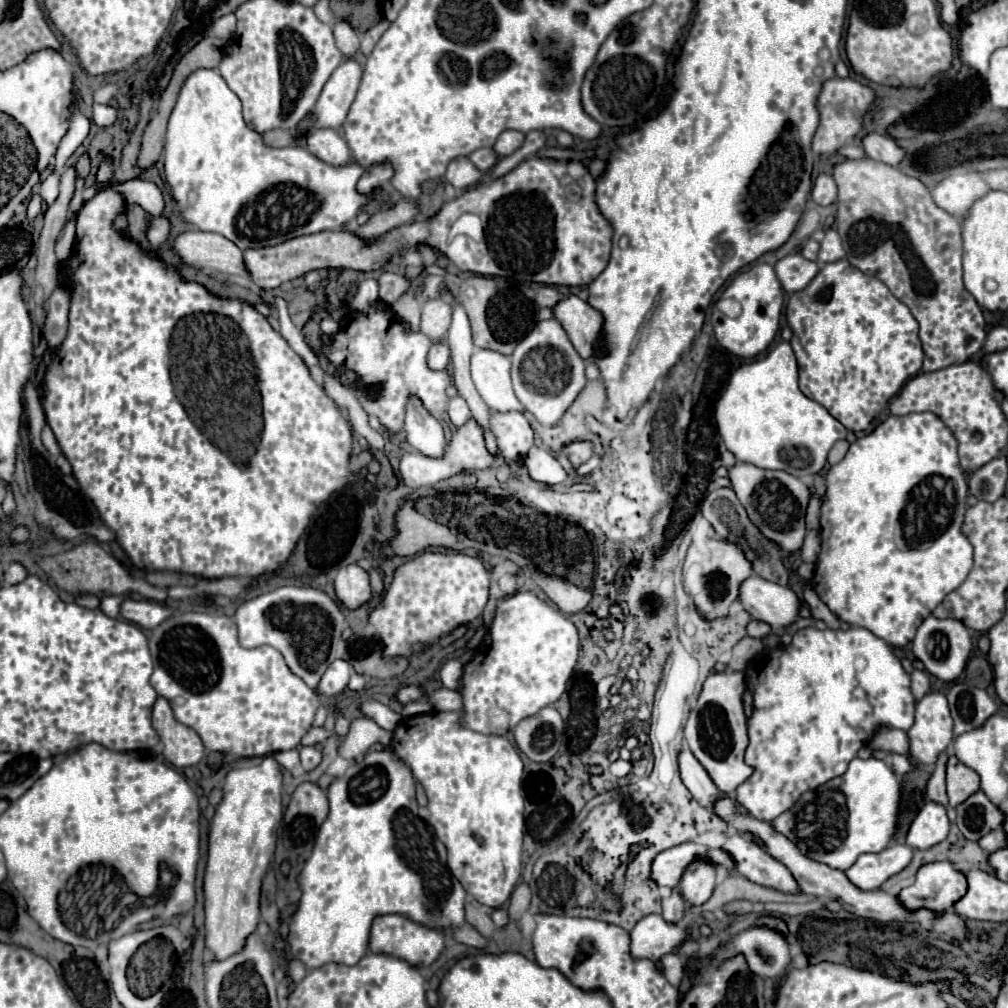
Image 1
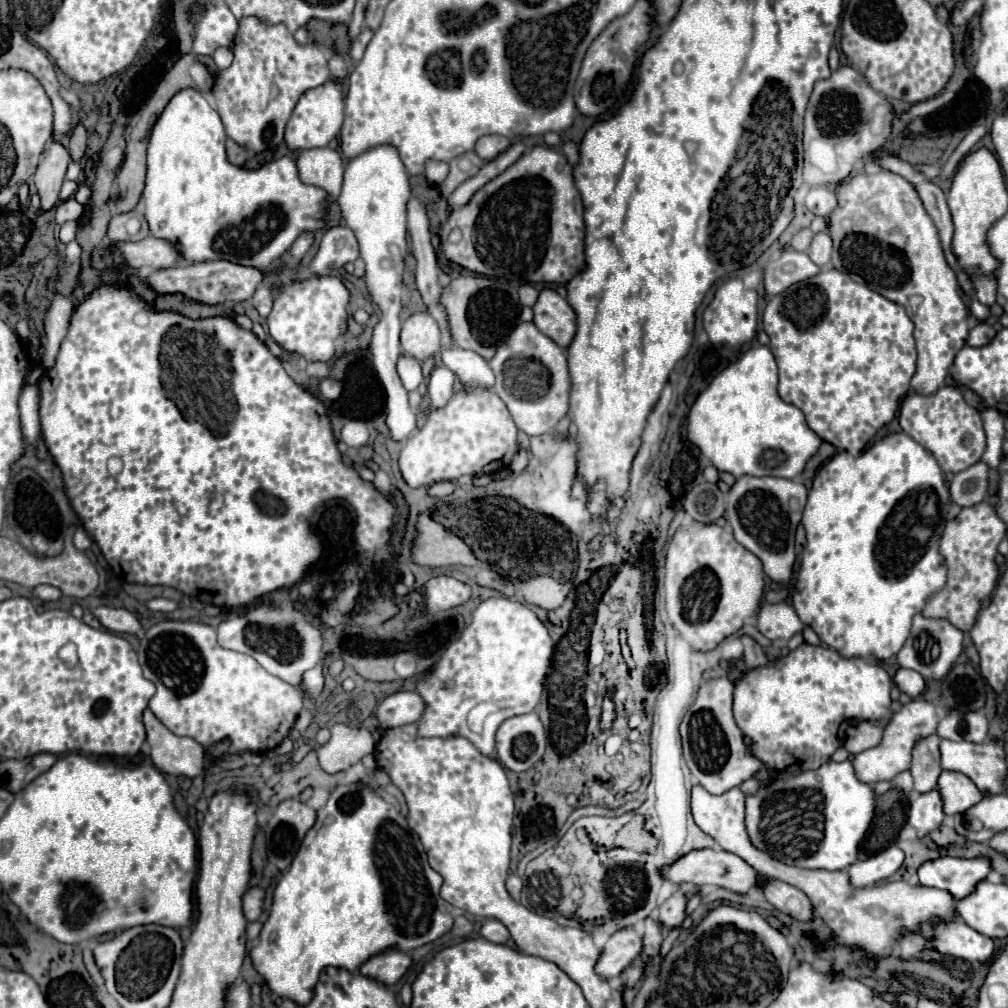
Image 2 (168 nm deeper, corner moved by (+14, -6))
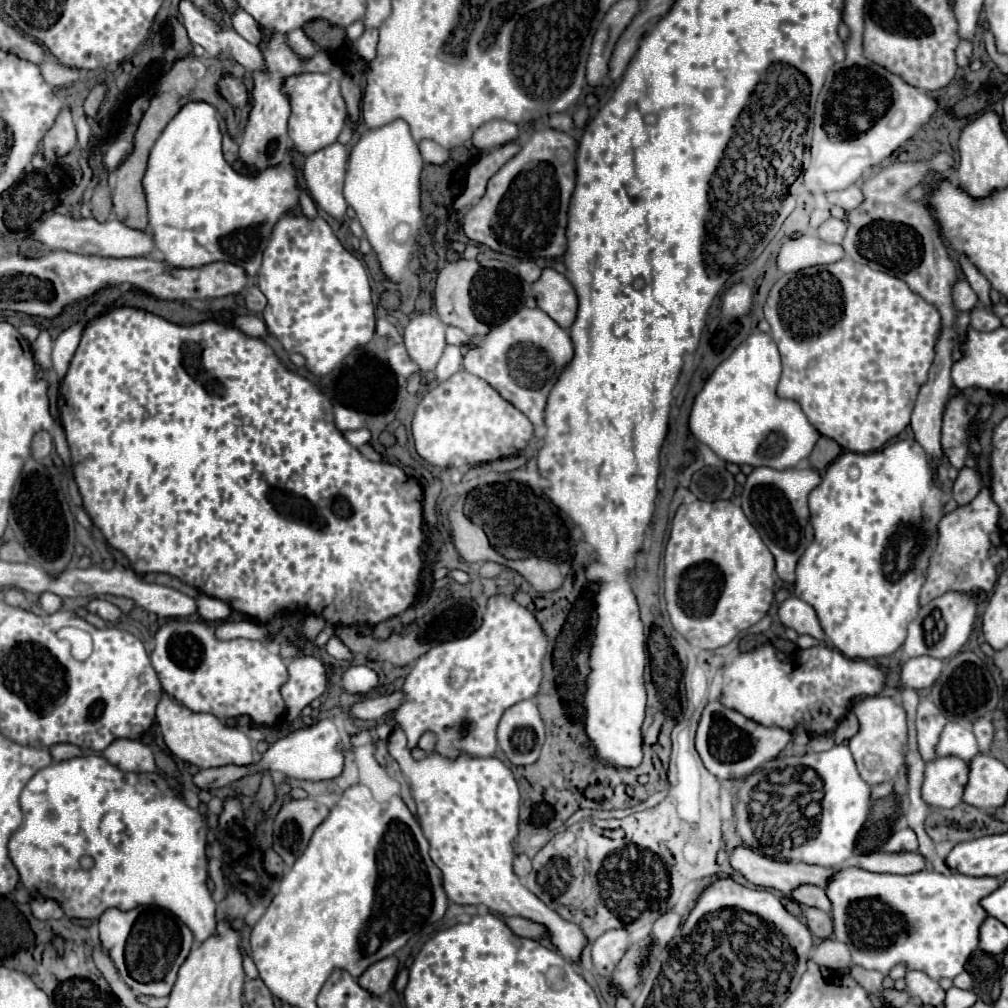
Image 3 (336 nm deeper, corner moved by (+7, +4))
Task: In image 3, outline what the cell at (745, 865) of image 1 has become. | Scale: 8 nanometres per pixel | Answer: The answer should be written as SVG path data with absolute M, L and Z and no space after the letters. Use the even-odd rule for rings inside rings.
M799 885L799 887L795 887L795 889L789 893L789 897L791 897L793 901L797 901L799 905L817 907L817 909L821 909L821 911L825 911L825 913L831 911L831 901L829 901L827 895L823 893L823 889L817 887L817 885Z

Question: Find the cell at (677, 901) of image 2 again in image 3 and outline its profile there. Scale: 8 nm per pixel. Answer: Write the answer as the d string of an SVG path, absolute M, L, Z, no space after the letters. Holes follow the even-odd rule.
M671 909L655 921L655 925L651 929L651 937L657 943L657 947L663 947L667 941L671 941L671 937L677 933L679 927L681 927L681 917Z

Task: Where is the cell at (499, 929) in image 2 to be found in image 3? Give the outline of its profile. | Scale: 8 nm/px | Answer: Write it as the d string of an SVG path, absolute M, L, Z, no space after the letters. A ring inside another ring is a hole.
M503 917L505 925L519 937L531 937L531 939L537 939L537 937L545 937L545 929L541 925L535 925L527 919L521 919L521 917Z

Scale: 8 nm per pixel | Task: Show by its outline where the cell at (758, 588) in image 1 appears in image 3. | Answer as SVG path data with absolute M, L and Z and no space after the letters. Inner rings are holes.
M787 597L779 609L777 609L777 617L779 621L785 625L785 627L791 627L795 629L799 635L807 633L819 641L825 639L825 633L819 625L819 619L817 619L817 613L811 605L807 605L803 599L799 597Z

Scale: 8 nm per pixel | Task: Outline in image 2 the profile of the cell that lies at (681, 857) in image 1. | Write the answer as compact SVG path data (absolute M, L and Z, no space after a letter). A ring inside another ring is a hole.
M700 849L700 851L690 851L682 859L678 859L674 865L668 865L664 869L664 877L674 883L696 883L696 885L718 885L736 893L748 893L750 889L762 887L768 877L760 875L754 867L750 867L742 857L730 853L730 851L714 851L714 849Z

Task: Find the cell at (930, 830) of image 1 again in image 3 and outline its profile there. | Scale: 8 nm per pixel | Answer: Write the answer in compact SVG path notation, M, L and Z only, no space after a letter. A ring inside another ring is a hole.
M937 757L925 765L923 801L933 807L951 809L961 803L967 783L967 761L957 757Z

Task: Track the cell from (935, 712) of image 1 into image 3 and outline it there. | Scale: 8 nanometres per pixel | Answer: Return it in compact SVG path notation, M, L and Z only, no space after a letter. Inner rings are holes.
M869 697L853 705L851 709L859 719L859 733L849 739L849 749L855 757L861 777L869 785L893 781L899 773L907 745L907 713L903 705L893 697Z

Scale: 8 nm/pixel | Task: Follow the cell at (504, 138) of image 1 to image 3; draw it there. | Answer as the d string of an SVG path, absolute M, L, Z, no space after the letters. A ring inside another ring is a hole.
M489 121L487 125L481 125L473 133L473 145L477 149L491 149L501 147L505 143L511 143L517 139L517 125L509 121Z

